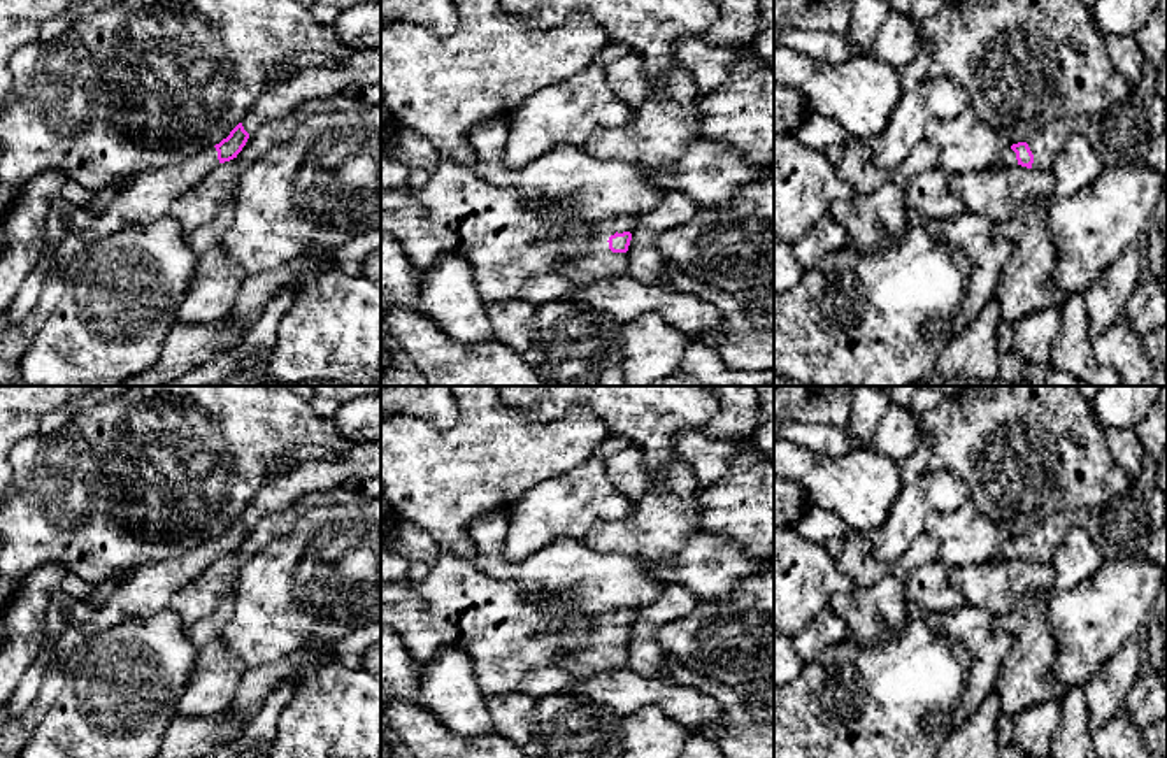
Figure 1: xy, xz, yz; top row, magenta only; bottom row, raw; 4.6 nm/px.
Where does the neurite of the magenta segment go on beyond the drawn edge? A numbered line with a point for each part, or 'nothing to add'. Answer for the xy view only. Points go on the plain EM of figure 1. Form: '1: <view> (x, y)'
1: xy (362, 462)
2: xy (150, 588)

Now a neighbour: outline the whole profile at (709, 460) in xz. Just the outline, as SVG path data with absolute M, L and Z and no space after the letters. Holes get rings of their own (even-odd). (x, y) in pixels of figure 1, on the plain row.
M702 430L674 433L676 456L688 465L698 484L725 481L742 442L739 439L711 439Z

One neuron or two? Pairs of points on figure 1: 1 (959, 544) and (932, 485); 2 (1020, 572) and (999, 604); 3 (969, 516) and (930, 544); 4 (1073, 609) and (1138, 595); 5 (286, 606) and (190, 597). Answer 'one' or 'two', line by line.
1: two
2: one
3: two
4: one
5: two

